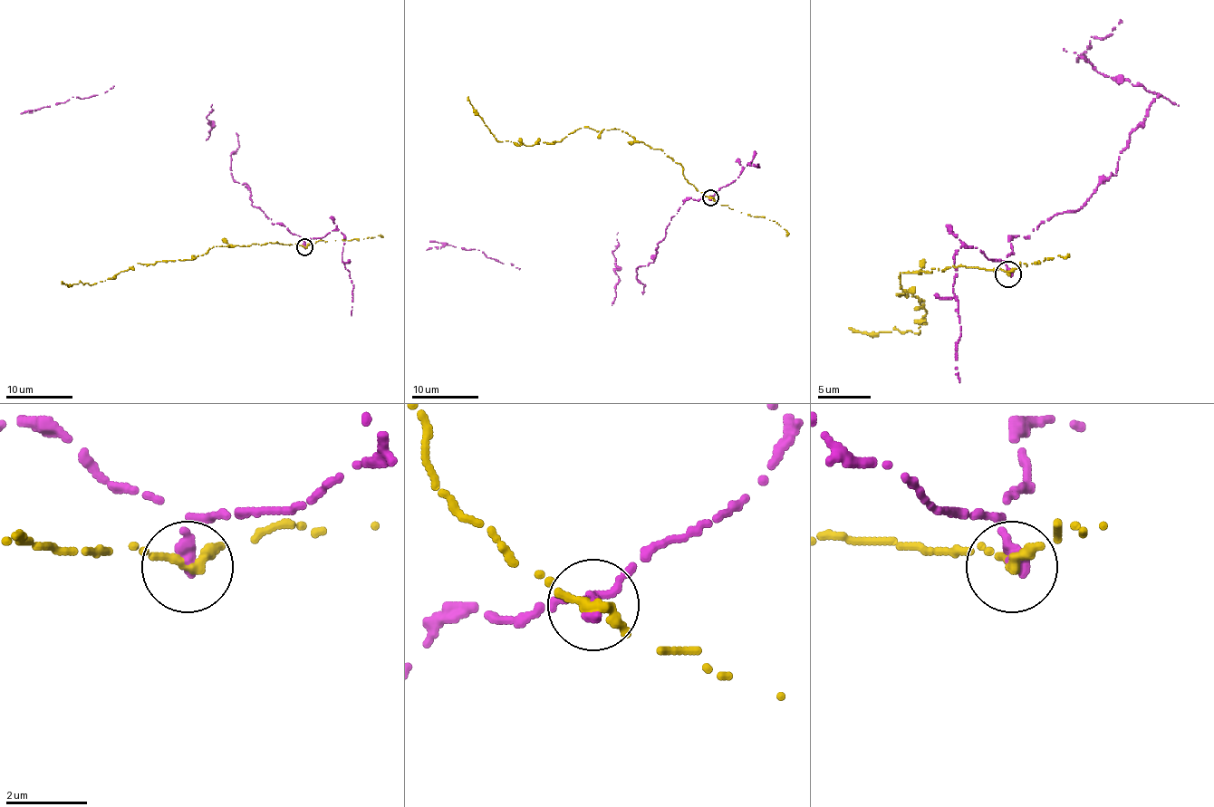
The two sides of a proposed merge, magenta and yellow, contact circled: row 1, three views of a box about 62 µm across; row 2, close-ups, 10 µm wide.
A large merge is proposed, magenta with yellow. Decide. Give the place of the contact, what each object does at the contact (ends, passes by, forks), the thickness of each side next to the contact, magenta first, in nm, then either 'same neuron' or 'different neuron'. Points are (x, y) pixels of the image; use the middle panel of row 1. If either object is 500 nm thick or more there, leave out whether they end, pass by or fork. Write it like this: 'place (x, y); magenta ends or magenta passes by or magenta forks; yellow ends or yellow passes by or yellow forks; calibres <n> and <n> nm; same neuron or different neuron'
place (710, 197); magenta ends; yellow ends; calibres 360 and 360 nm; different neuron

